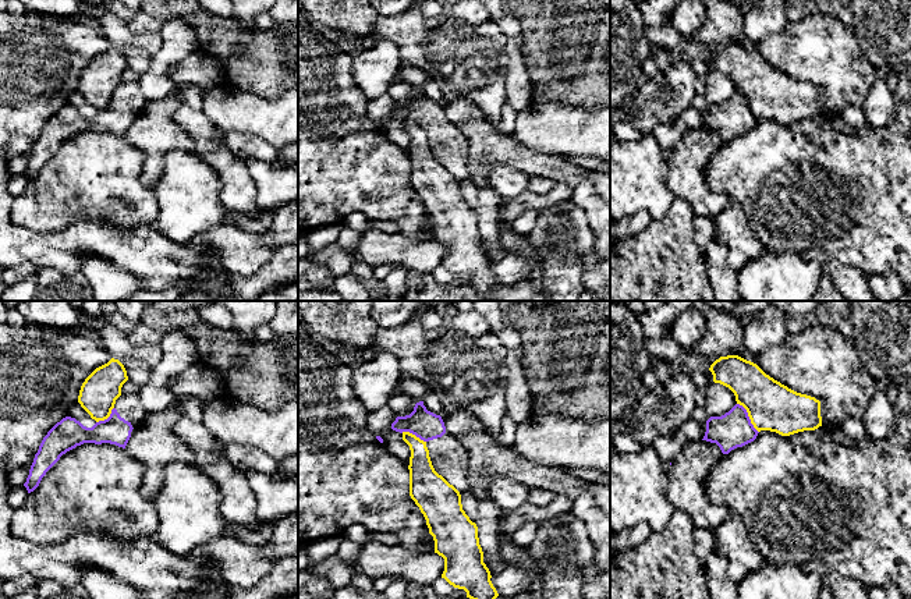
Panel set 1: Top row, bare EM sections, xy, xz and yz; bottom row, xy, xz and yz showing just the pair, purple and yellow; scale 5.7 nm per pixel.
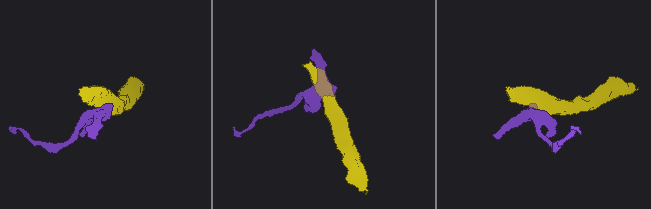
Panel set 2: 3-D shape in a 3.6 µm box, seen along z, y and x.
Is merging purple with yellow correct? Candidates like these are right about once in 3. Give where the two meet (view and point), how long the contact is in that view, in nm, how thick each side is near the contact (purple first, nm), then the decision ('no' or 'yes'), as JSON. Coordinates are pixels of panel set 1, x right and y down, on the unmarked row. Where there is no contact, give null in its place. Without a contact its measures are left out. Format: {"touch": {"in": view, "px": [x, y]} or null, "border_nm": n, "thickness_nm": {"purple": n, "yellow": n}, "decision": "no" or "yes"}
{"touch": {"in": "yz", "px": [748, 105]}, "border_nm": 220, "thickness_nm": {"purple": 200, "yellow": 280}, "decision": "no"}

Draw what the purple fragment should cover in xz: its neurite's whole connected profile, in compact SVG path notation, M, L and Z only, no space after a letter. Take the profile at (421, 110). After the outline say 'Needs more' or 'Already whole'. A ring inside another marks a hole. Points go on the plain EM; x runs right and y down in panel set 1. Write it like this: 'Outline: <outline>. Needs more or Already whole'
Outline: M423 89L416 91L410 103L397 104L391 117L410 120L423 128L435 159L460 181L469 176L467 137L446 120L442 104L428 99Z. Needs more

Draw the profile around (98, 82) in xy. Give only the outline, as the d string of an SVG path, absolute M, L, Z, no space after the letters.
M111 46L96 56L82 71L78 91L96 110L110 104L121 75L128 68L124 53Z

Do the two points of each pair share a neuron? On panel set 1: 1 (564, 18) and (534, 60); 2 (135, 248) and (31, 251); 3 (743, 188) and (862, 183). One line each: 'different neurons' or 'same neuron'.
1: same neuron
2: same neuron
3: same neuron

